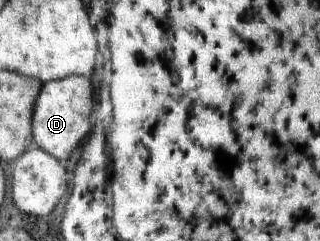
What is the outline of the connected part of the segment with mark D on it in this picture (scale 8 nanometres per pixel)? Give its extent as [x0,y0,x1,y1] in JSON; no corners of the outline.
[32,76,93,165]

